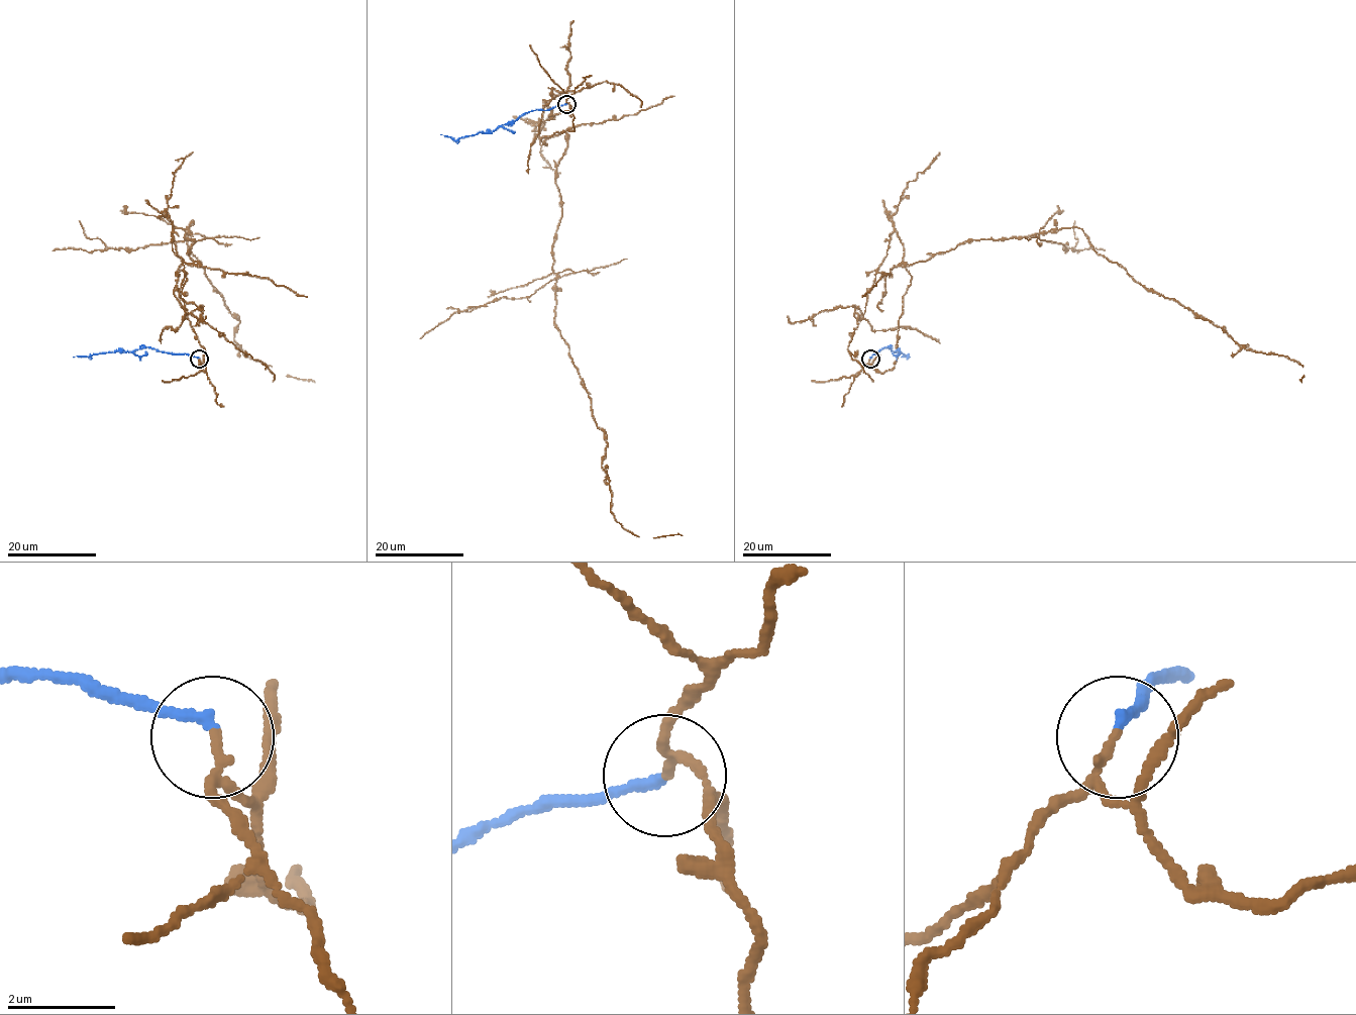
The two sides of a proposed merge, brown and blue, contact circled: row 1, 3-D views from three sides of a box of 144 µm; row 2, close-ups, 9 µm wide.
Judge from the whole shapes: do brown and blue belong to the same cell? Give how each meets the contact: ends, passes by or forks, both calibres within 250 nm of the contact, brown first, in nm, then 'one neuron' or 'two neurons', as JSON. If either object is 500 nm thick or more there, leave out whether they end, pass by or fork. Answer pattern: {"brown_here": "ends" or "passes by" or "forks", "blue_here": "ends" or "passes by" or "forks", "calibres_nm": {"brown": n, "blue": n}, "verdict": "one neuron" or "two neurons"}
{"brown_here": "passes by", "blue_here": "ends", "calibres_nm": {"brown": 120, "blue": 180}, "verdict": "two neurons"}

